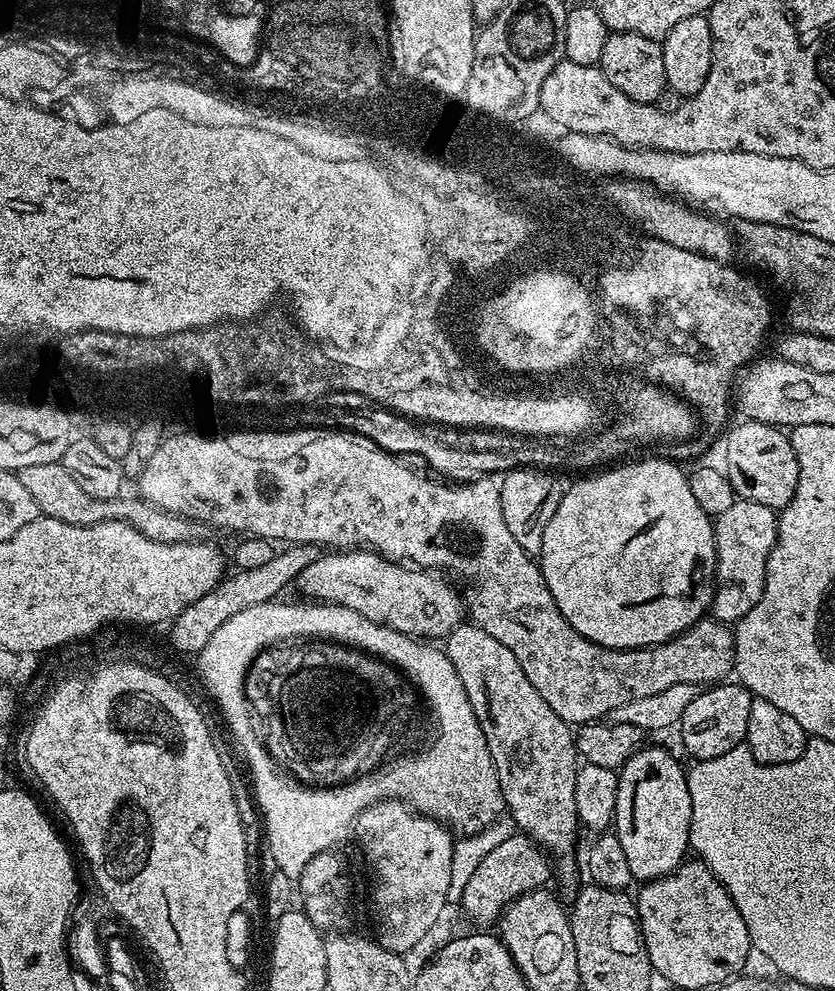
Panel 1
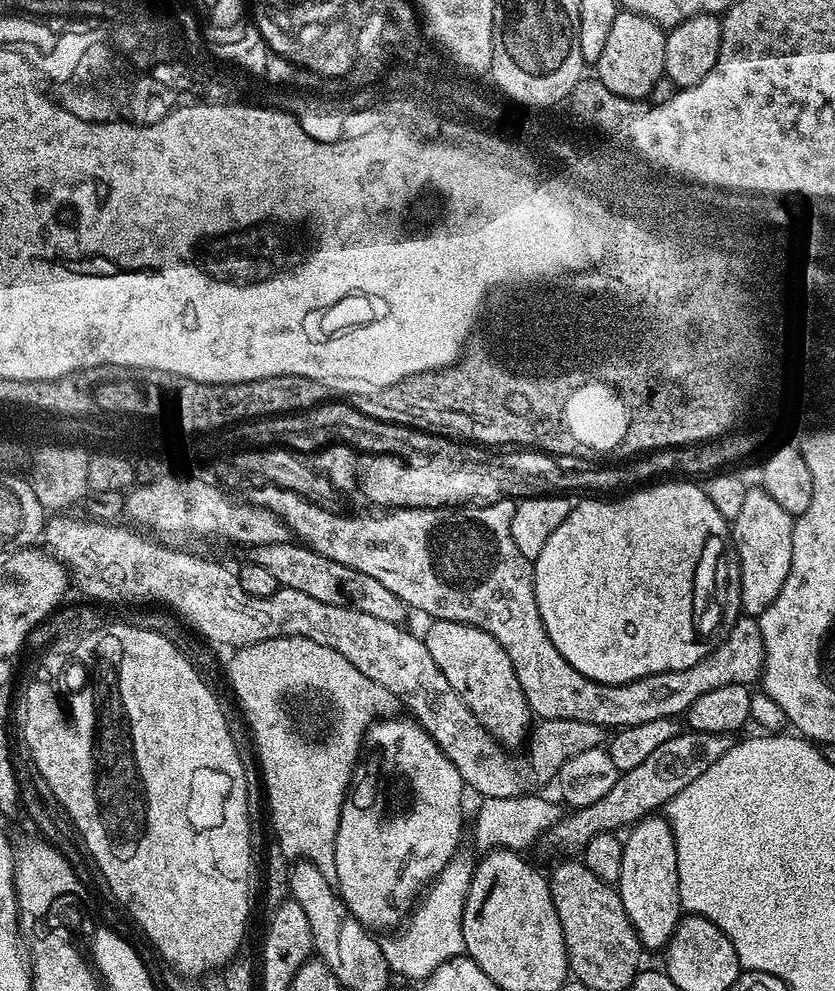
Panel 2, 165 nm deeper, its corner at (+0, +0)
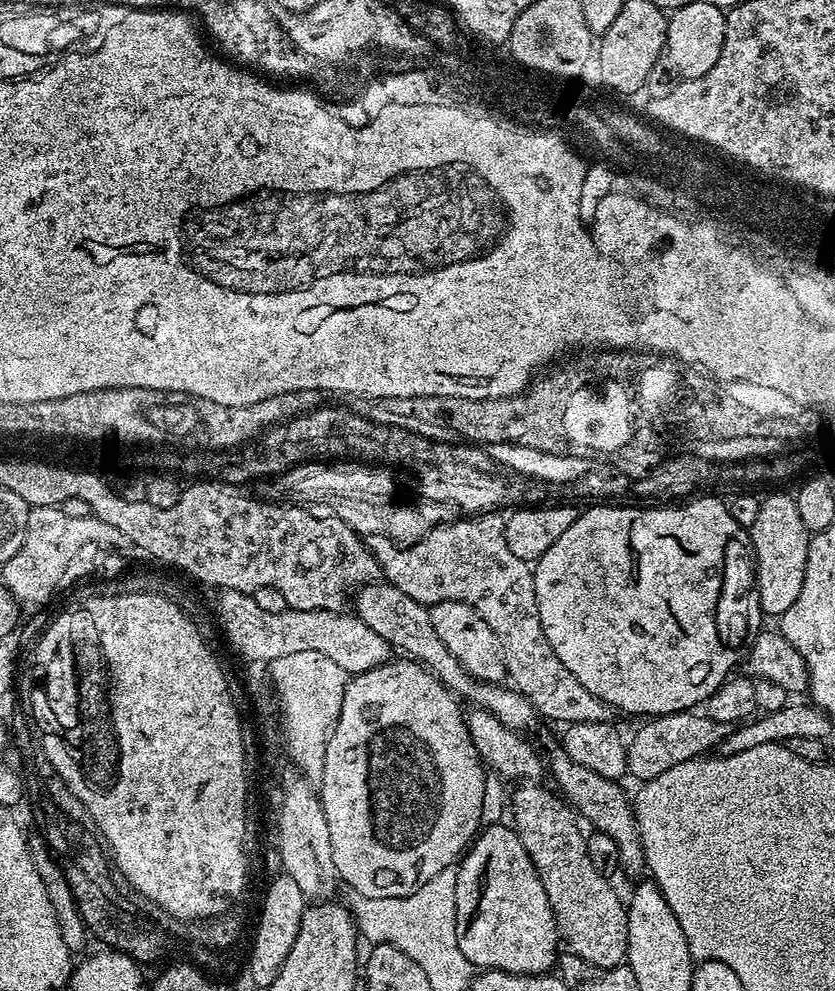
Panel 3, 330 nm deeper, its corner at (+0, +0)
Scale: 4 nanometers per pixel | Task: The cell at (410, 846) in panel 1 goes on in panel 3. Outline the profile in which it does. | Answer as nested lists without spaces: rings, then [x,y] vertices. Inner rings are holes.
[[[393,658],[377,668],[355,673],[348,681],[342,698],[342,710],[326,742],[326,758],[318,781],[318,797],[330,826],[330,850],[334,854],[337,877],[366,898],[402,898],[414,894],[440,870],[455,865],[481,831],[479,819],[486,769],[468,733],[465,713],[460,713],[459,706],[453,693],[445,688],[440,679],[411,658]]]

